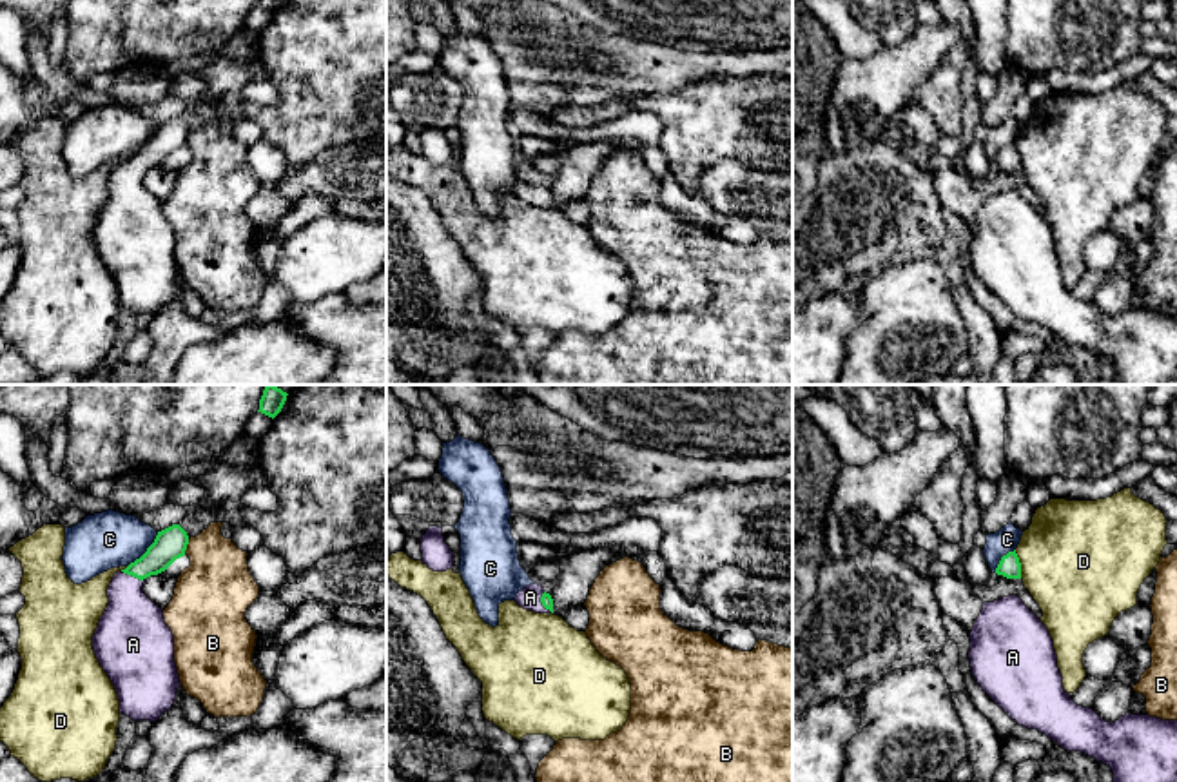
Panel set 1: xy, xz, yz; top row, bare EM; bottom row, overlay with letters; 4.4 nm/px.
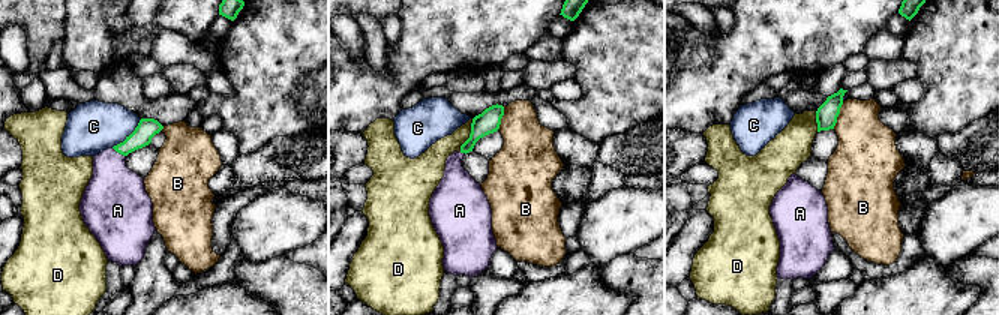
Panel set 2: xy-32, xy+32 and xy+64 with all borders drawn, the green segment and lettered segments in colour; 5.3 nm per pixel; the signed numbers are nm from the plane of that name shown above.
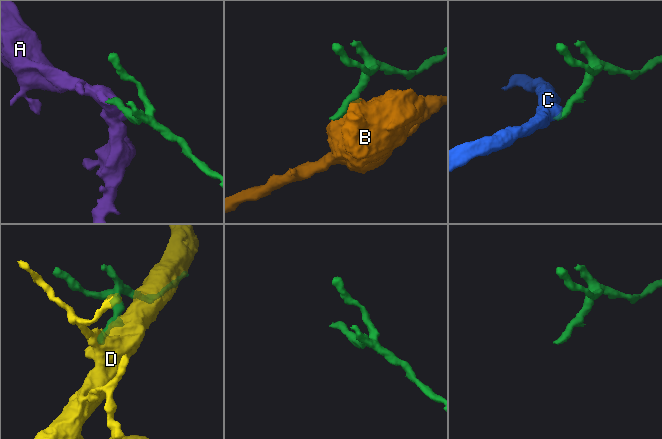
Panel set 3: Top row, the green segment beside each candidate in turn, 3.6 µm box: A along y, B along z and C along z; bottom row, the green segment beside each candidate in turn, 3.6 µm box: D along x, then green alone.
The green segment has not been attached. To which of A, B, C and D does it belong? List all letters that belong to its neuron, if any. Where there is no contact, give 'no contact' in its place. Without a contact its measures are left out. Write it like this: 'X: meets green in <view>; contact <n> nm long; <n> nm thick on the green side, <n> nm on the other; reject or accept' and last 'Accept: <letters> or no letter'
A: meets green in xy; contact 110 nm long; 140 nm thick on the green side, 300 nm on the other; accept
B: meets green in xy; contact 70 nm long; 140 nm thick on the green side, 320 nm on the other; reject
C: meets green in xy; contact 200 nm long; 140 nm thick on the green side, 260 nm on the other; reject
D: meets green in yz; contact 130 nm long; 100 nm thick on the green side, 500 nm on the other; reject
Accept: A

